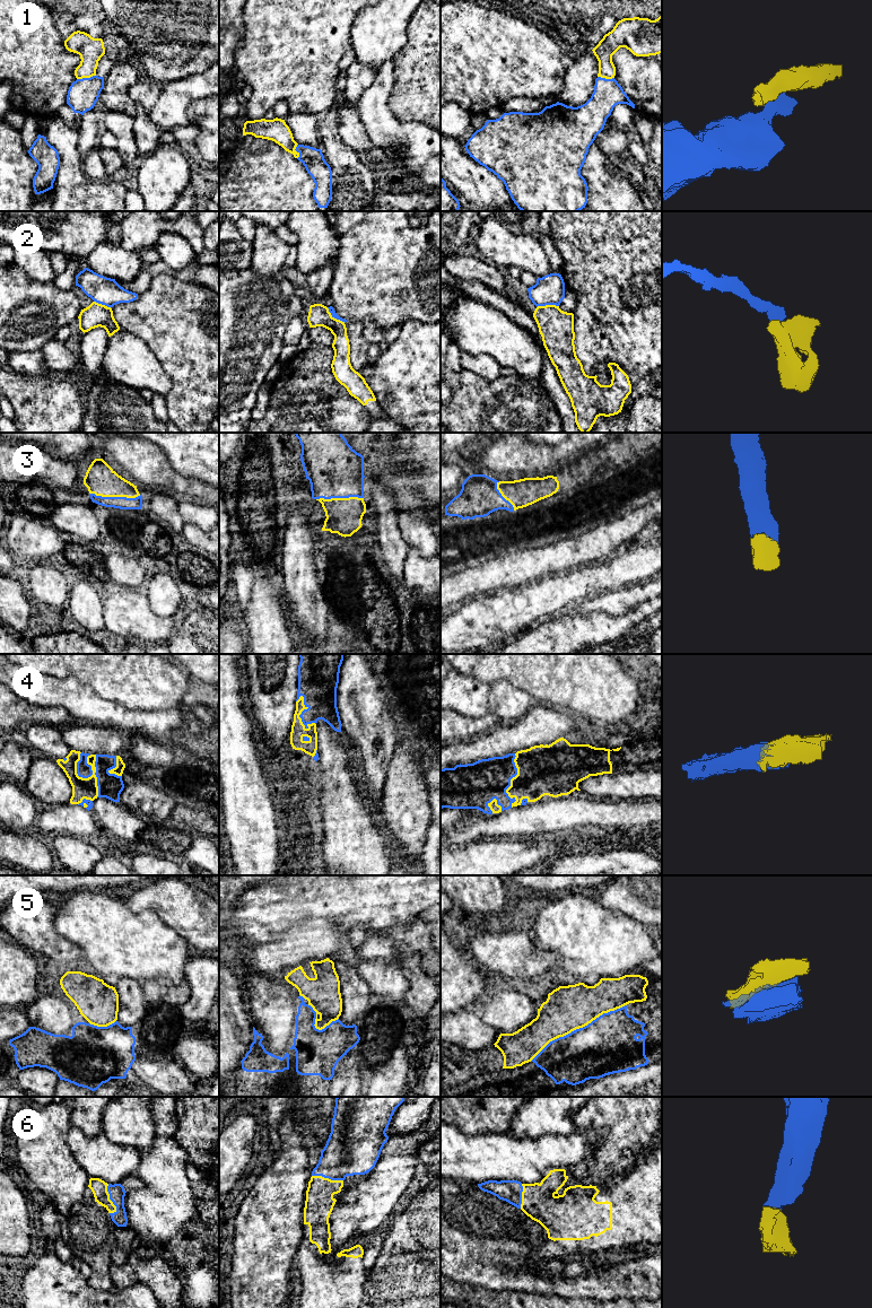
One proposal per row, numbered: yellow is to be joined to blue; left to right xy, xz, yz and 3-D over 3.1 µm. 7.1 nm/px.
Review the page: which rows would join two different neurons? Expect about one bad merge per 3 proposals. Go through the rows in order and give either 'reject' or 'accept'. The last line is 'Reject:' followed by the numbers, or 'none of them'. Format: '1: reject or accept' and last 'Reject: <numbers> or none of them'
1: reject
2: reject
3: accept
4: accept
5: reject
6: accept
Reject: 1, 2, 5

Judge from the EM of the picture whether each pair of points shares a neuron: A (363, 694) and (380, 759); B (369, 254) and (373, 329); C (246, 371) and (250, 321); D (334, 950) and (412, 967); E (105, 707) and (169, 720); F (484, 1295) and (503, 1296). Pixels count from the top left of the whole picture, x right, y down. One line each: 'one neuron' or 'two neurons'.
A: one neuron
B: one neuron
C: one neuron
D: two neurons
E: one neuron
F: one neuron

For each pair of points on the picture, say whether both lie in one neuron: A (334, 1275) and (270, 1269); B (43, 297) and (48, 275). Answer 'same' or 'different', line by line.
A: different
B: different

